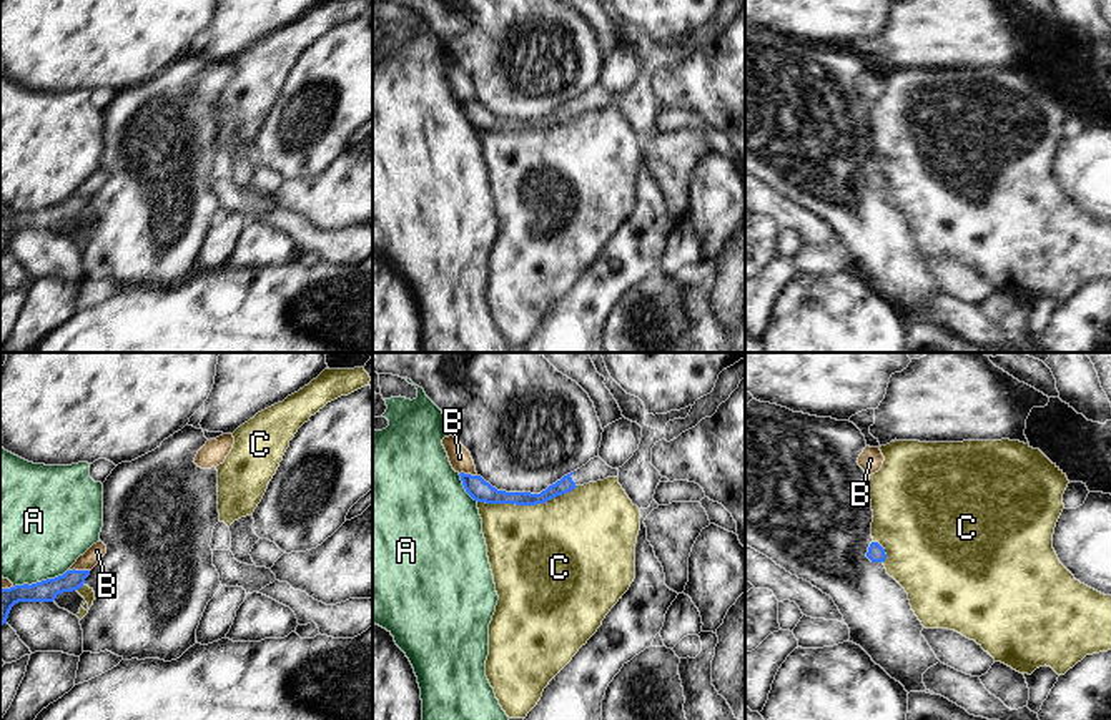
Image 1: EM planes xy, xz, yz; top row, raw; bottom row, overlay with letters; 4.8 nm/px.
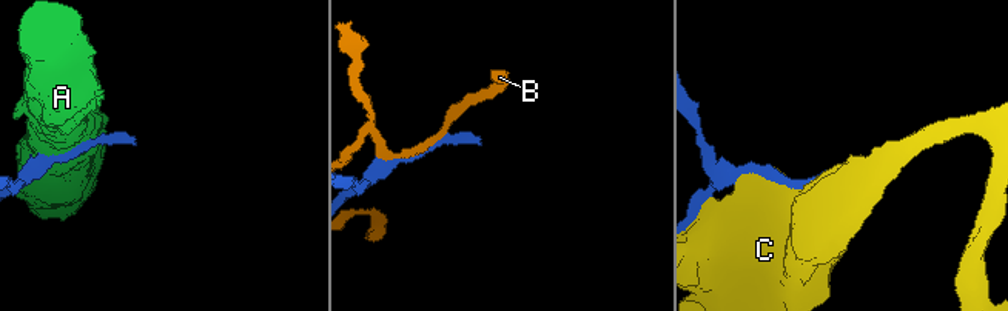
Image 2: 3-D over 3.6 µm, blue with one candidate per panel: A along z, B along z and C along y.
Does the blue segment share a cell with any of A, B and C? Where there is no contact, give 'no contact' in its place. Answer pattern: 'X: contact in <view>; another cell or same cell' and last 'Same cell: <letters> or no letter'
A: contact in xy; another cell
B: contact in xy; another cell
C: contact in xz; another cell
Same cell: no letter

